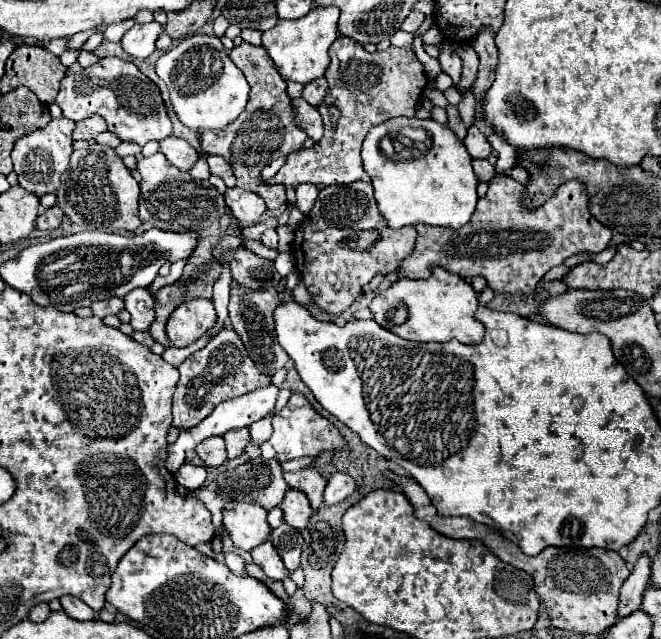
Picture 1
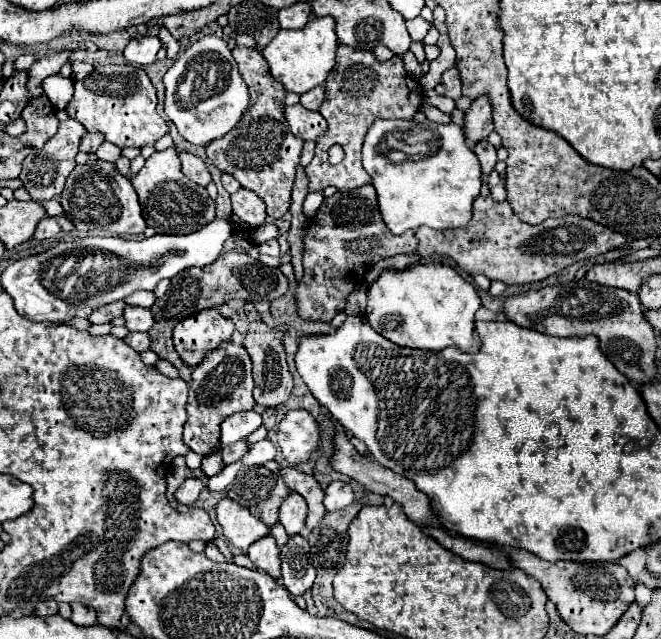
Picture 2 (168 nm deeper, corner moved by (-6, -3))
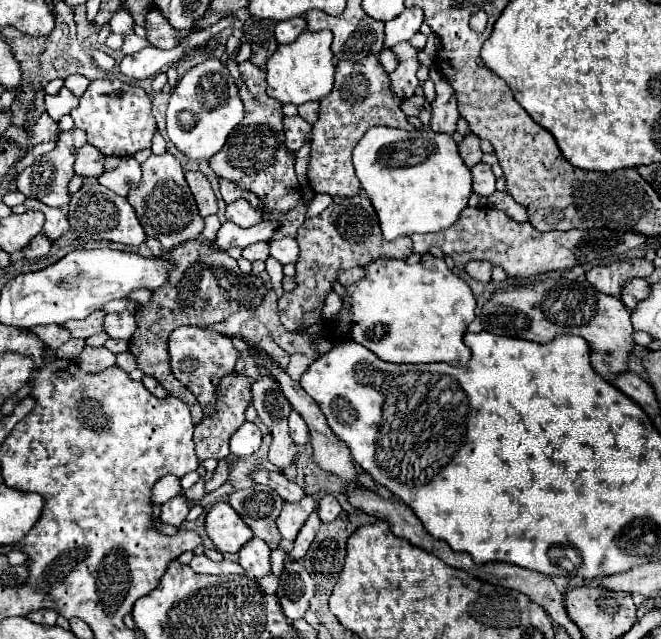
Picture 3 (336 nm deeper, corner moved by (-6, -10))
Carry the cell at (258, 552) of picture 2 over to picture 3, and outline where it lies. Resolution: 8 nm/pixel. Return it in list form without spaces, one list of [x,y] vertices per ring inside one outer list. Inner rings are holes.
[[[251,538],[251,542],[245,542],[241,546],[241,550],[237,552],[239,556],[239,564],[253,576],[253,578],[263,578],[271,572],[271,564],[269,564],[269,546],[259,540],[259,538]]]

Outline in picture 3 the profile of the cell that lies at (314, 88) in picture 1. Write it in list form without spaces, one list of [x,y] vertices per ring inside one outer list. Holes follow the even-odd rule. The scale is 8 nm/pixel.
[[[307,102],[307,104],[301,104],[299,106],[299,116],[303,120],[307,120],[309,124],[313,124],[319,116],[319,102]]]

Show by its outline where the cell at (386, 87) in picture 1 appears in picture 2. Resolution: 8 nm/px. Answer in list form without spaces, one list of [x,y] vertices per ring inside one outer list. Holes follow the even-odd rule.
[[[339,45],[337,63],[331,75],[325,81],[325,101],[319,113],[327,121],[327,133],[317,139],[317,149],[313,161],[305,167],[309,191],[323,191],[333,185],[339,191],[349,191],[363,187],[371,181],[367,171],[361,165],[361,147],[369,127],[377,119],[413,119],[423,101],[423,91],[417,79],[413,79],[405,67],[401,57],[391,57],[389,61],[377,61],[373,53],[363,49],[351,49],[347,45]],[[339,143],[345,151],[345,159],[339,165],[329,165],[327,149]]]

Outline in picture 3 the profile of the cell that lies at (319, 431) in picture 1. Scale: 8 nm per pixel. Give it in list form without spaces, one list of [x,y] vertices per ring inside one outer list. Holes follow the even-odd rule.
[[[291,410],[291,414],[289,414],[289,428],[291,428],[291,438],[299,446],[305,446],[307,440],[309,440],[309,430],[307,430],[305,420],[295,410]]]

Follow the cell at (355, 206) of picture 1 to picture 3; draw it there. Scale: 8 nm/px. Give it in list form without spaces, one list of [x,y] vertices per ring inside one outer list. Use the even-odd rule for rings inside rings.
[[[363,196],[343,198],[341,204],[331,204],[321,214],[307,218],[303,222],[303,226],[297,230],[295,238],[301,248],[299,262],[297,262],[297,274],[295,274],[297,288],[291,292],[285,292],[277,300],[279,318],[287,330],[297,330],[301,326],[303,314],[307,310],[323,308],[325,296],[333,288],[339,270],[367,266],[369,262],[373,262],[375,258],[381,258],[381,256],[407,260],[413,252],[413,242],[409,236],[395,238],[393,242],[387,242],[383,238],[377,214],[375,214],[369,198],[363,198]]]

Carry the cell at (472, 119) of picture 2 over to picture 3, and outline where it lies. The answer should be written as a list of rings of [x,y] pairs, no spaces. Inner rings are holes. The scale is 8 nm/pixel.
[[[469,134],[469,136],[465,136],[463,142],[459,144],[459,154],[461,154],[461,158],[463,158],[463,164],[469,166],[469,168],[473,168],[475,164],[481,162],[483,152],[481,152],[481,148],[479,148],[479,142],[481,142],[479,136]]]

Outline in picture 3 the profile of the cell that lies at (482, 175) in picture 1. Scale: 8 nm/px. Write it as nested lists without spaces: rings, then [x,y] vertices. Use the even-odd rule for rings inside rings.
[[[493,192],[489,198],[487,198],[487,204],[491,208],[499,208],[503,210],[511,220],[515,222],[527,222],[527,210],[523,210],[507,192]]]

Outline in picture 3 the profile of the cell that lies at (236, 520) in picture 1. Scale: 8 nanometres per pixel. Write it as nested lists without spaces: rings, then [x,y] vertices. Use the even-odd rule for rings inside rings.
[[[217,502],[205,514],[205,532],[221,552],[237,552],[253,532],[227,502]]]

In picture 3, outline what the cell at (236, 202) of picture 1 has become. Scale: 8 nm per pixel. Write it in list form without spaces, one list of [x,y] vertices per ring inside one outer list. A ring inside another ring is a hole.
[[[235,200],[235,202],[227,204],[225,218],[227,218],[227,222],[233,222],[241,228],[249,228],[249,226],[255,226],[257,222],[261,222],[259,210],[251,208],[247,200]]]

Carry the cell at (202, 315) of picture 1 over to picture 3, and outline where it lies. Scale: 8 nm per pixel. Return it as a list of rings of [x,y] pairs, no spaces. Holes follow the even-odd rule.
[[[183,326],[183,328],[175,328],[169,334],[167,346],[169,346],[169,364],[171,364],[171,372],[175,374],[175,378],[187,390],[193,392],[203,414],[213,414],[215,404],[217,404],[215,392],[219,386],[219,380],[233,372],[233,368],[237,364],[237,356],[239,356],[239,352],[231,344],[231,338],[227,338],[215,330],[209,330],[209,328]]]

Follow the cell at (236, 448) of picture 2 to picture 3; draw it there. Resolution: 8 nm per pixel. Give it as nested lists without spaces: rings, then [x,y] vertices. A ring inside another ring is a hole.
[[[221,460],[221,462],[219,462],[217,470],[213,472],[213,476],[211,476],[211,478],[205,482],[205,492],[207,492],[207,494],[209,494],[209,492],[215,492],[215,490],[217,490],[221,484],[225,484],[229,468],[231,468],[231,464],[229,464],[227,460]]]

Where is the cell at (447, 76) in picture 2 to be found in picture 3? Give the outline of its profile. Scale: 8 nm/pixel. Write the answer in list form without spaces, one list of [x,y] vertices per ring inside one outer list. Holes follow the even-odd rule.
[[[431,68],[429,72],[431,80],[435,82],[437,88],[437,98],[435,102],[431,102],[431,122],[429,128],[433,132],[441,132],[441,134],[453,134],[457,120],[459,120],[459,112],[457,112],[457,102],[455,102],[455,94],[451,90],[451,86],[447,84],[447,80],[443,78],[443,74],[439,72],[439,68]]]

